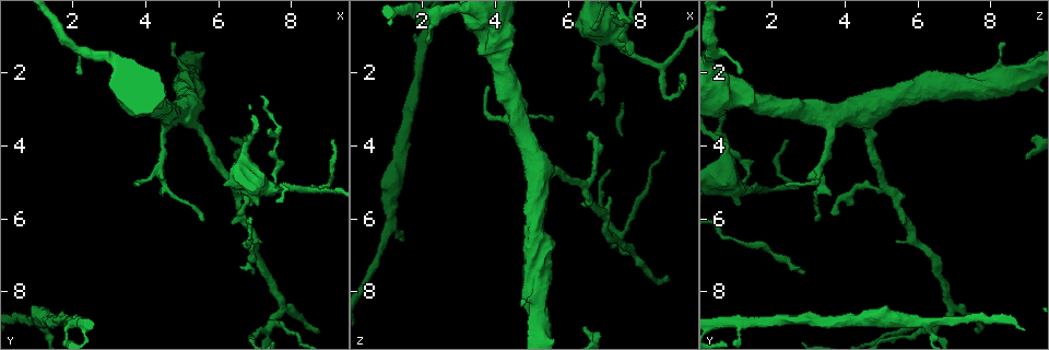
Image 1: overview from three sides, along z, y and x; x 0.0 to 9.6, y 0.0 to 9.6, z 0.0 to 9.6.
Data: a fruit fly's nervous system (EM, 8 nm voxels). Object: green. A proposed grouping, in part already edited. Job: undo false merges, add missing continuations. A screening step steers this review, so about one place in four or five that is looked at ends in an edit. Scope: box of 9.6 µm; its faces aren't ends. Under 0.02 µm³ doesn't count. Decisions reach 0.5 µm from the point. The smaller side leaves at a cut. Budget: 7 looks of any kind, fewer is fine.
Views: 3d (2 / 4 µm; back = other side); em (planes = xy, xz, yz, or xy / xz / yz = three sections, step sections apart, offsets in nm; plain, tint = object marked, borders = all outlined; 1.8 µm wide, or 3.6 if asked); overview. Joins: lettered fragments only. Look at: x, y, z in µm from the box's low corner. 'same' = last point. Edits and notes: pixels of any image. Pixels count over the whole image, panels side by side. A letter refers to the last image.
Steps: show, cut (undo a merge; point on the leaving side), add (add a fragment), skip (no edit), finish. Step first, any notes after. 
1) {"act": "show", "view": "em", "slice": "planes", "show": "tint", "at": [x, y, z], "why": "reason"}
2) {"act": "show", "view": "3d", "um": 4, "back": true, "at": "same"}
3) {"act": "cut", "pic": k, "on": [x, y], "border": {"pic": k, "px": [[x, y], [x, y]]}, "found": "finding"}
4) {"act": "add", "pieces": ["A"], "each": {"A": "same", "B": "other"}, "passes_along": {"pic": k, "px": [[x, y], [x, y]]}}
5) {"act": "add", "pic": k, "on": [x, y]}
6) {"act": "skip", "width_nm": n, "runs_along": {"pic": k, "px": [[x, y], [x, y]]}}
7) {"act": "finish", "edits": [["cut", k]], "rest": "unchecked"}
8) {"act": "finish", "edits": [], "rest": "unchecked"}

{"act": "show", "view": "3d", "um": 4, "at": [7.40, 5.15, 1.10], "why": "small branch off a trunk"}

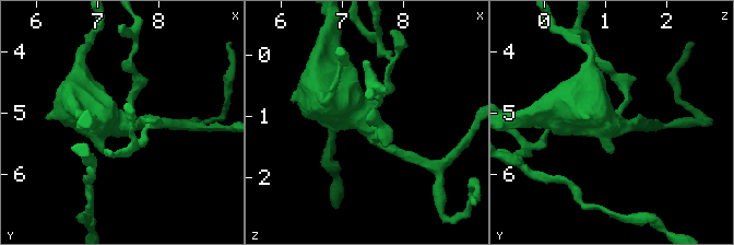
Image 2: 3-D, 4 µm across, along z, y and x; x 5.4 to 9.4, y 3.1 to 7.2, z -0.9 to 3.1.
{"act": "show", "view": "em", "um": 3.6, "slice": "planes", "show": "tint", "at": [7.40, 5.15, 1.15], "arms": 4, "why": "need the tissue"}

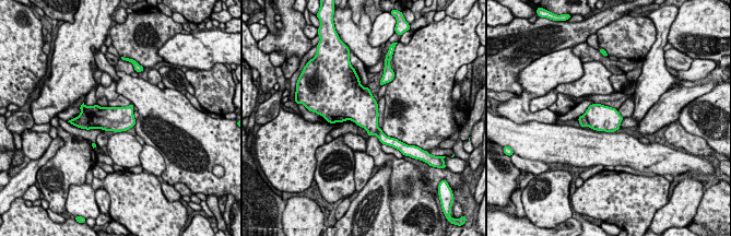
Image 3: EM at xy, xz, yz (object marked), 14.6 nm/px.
{"act": "show", "view": "em", "um": 3.6, "slice": "planes", "show": "borders", "at": "same", "why": "see the neighbours"}

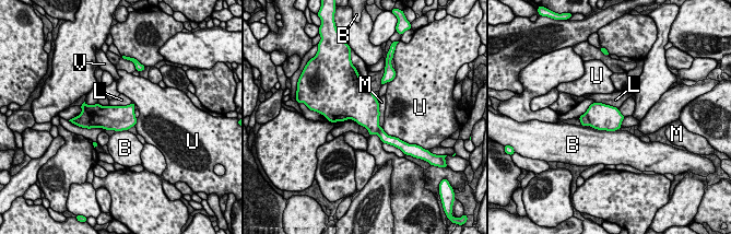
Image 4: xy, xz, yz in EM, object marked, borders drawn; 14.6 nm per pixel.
{"act": "cut", "pic": 4, "on": [353, 103], "each": {"B": "other", "L": "other", "M": "other", "U": "other", "V": "other"}, "found": "two cells meet here"}

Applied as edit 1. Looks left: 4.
{"act": "show", "view": "overview"}

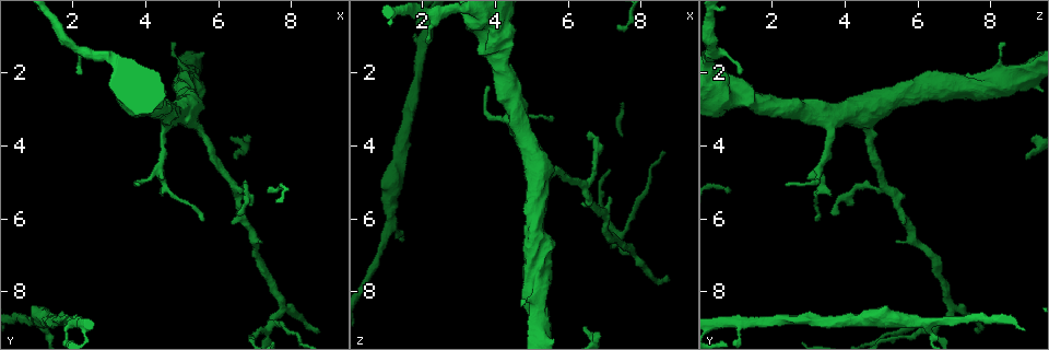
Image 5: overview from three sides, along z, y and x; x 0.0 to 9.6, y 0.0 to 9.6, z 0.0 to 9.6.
{"act": "show", "view": "em", "slice": "xy", "step": 4, "show": "borders", "at": [7.35, 8.90, 6.50], "why": "sharp bend"}

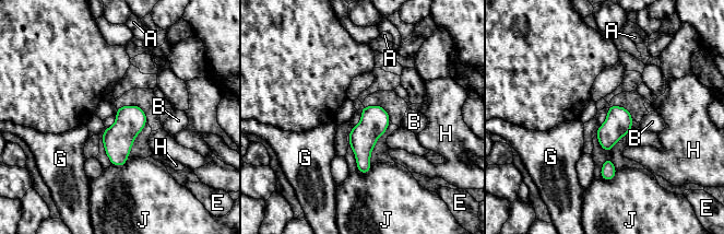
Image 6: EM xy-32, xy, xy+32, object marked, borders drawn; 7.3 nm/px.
{"act": "show", "view": "em", "slice": "planes", "show": "borders", "at": "same", "why": "another direction"}

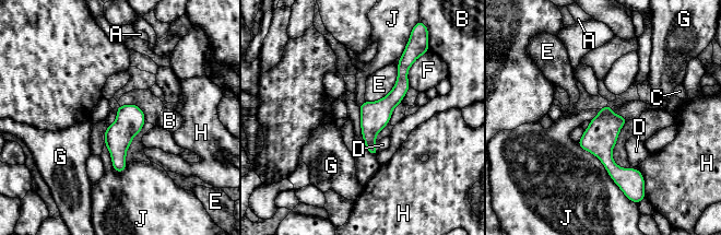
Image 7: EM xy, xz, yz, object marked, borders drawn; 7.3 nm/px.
{"act": "skip", "each": {"A": "other", "B": "other", "C": "other", "D": "other", "E": "other", "F": "other", "G": "other", "H": "other", "J": "other"}, "border": {"pic": 7, "px": [[576, 142], [601, 162], [624, 194]]}, "found": "continuous, no second cell"}

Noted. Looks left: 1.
{"act": "finish", "edits": [["cut", 4]], "rest": "unchecked"}

